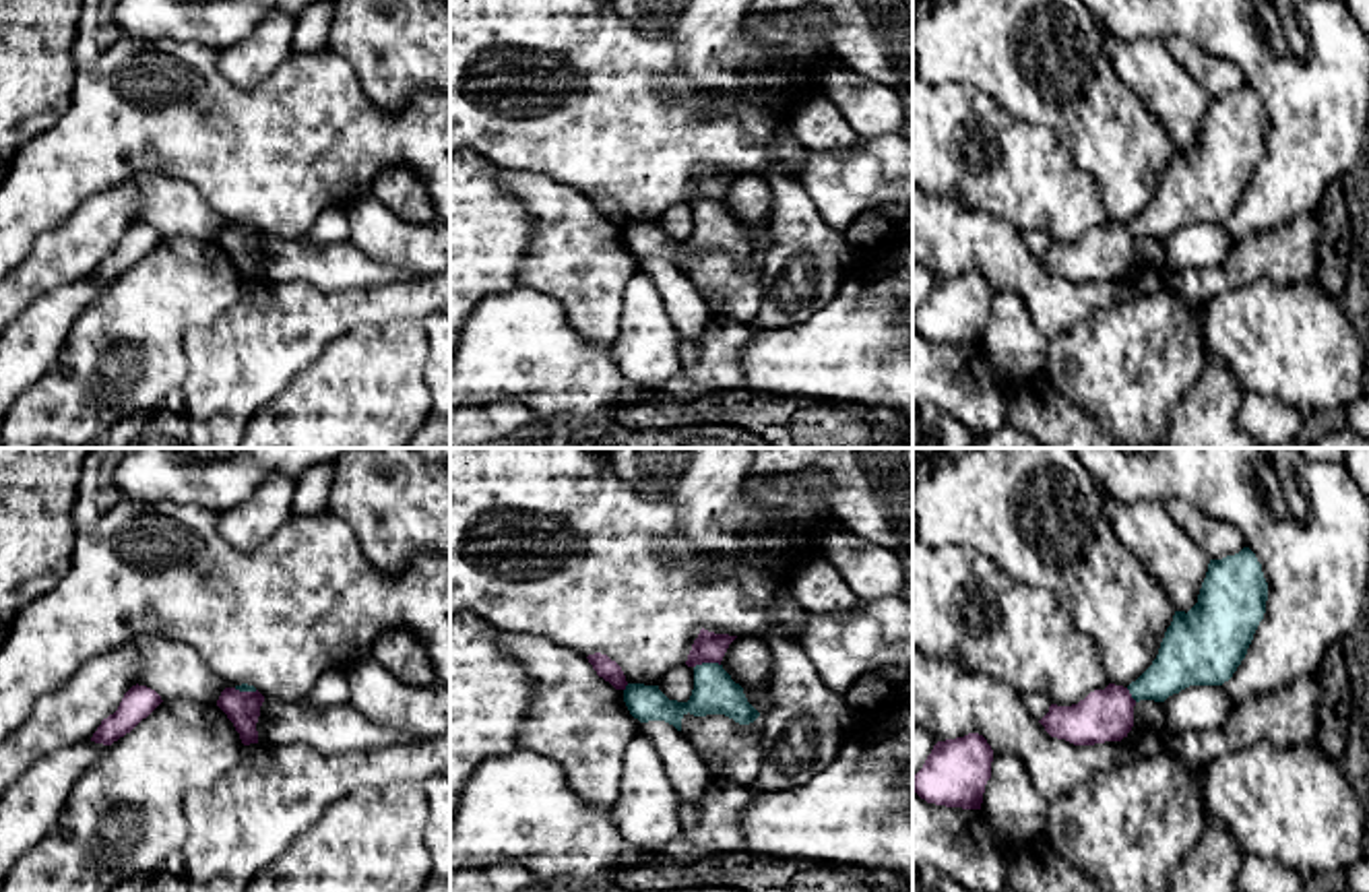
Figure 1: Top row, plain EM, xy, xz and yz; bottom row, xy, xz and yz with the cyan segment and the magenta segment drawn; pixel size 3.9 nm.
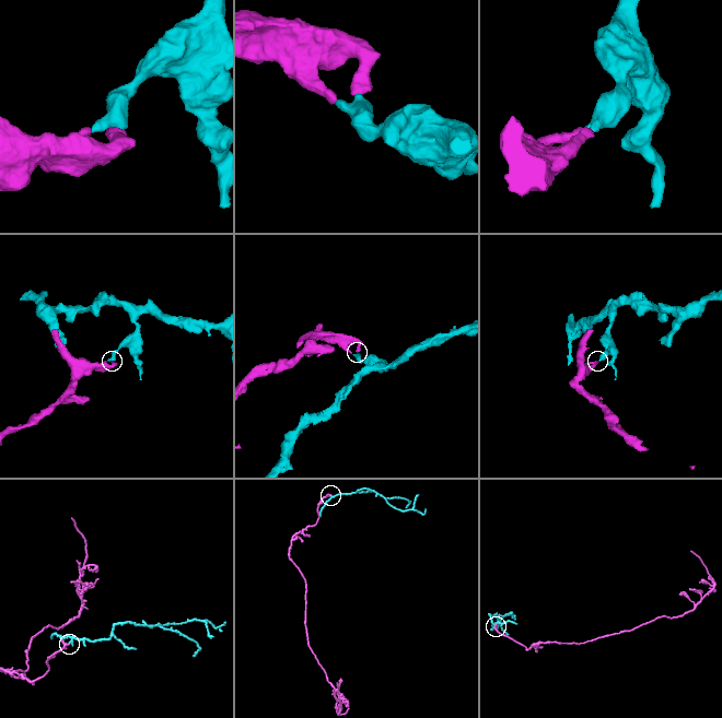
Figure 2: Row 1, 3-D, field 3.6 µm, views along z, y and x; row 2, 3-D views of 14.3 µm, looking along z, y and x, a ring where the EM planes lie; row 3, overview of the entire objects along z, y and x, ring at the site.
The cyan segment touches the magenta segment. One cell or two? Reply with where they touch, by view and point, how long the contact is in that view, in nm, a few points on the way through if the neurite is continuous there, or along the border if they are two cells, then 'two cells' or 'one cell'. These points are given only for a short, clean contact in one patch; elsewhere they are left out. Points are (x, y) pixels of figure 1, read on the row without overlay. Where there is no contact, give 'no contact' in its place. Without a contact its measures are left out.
meets cyan in xz at (707, 201); contact 110 nm long; two cells

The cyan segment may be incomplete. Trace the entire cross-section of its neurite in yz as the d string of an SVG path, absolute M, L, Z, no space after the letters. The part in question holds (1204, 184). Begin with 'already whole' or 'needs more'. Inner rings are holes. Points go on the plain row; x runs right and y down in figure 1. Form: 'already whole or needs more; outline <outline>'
already whole; outline M1249 85L1222 97L1210 97L1198 140L1185 151L1175 149L1152 202L1127 223L1132 235L1165 240L1189 223L1222 223L1247 192L1264 157L1268 120L1262 101Z

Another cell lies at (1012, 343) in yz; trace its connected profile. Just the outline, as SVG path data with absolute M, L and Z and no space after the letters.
M1018 291L993 293L981 349L1004 386L1045 372L1049 343Z

